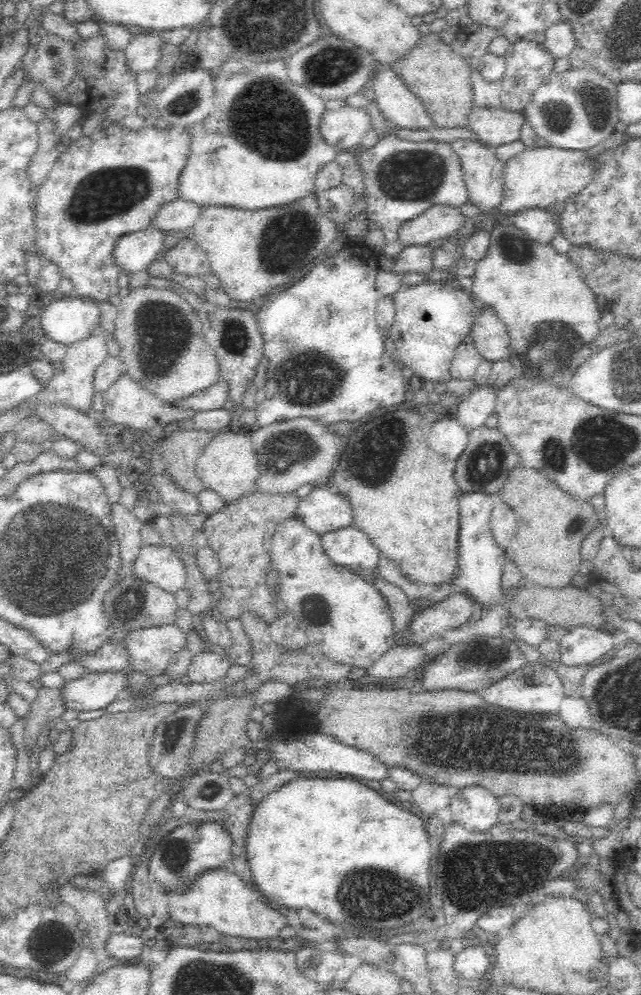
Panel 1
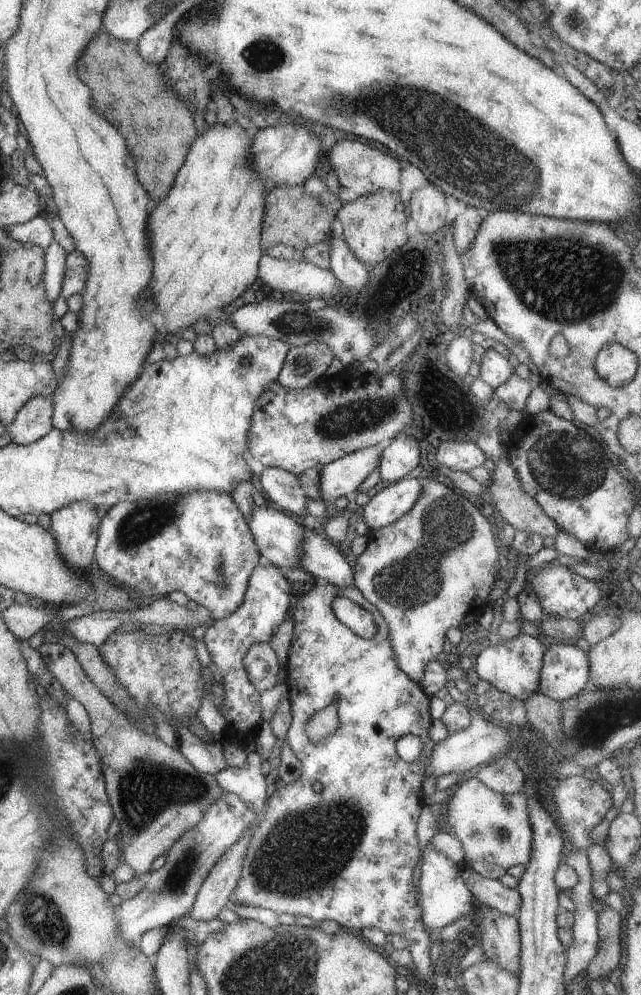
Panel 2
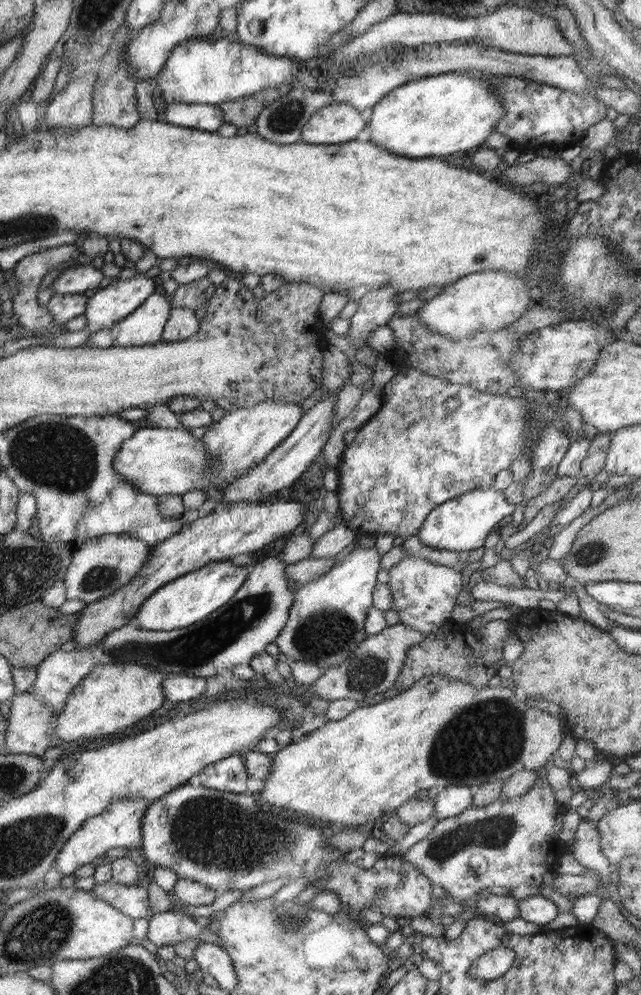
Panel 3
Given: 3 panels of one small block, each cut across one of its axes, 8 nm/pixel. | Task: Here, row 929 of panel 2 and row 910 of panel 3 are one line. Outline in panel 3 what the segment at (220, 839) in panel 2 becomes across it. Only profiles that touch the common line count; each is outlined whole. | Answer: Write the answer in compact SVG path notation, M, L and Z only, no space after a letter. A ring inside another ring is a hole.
M111 880L96 884L93 892L96 898L109 902L110 906L133 920L148 916L152 910L148 901L148 889L139 887L138 884L126 886Z

